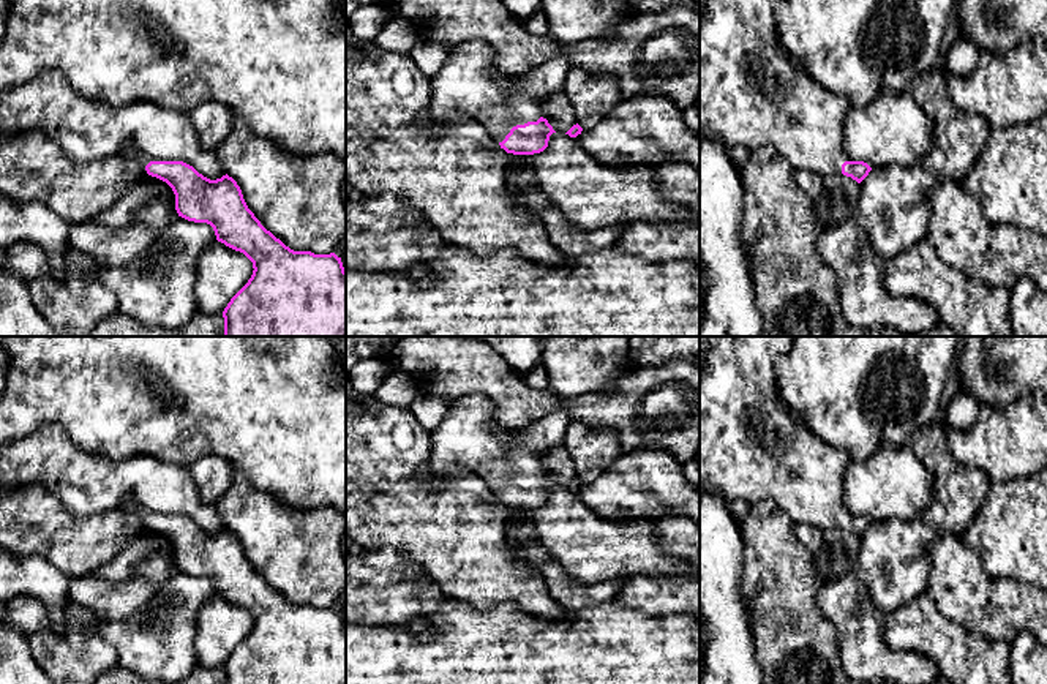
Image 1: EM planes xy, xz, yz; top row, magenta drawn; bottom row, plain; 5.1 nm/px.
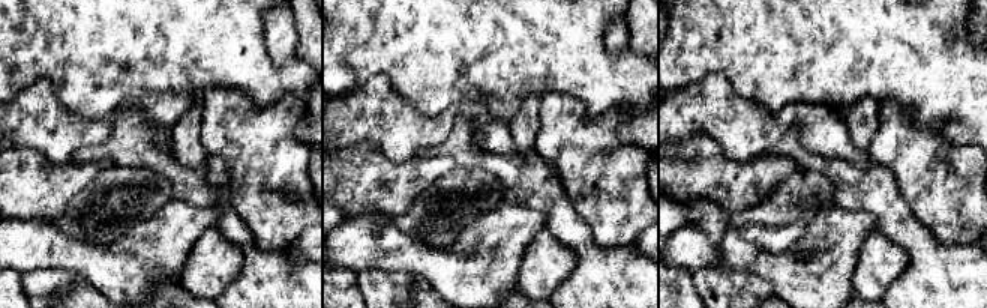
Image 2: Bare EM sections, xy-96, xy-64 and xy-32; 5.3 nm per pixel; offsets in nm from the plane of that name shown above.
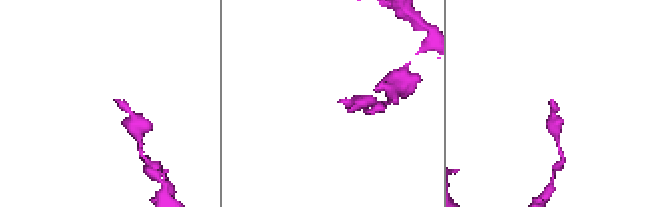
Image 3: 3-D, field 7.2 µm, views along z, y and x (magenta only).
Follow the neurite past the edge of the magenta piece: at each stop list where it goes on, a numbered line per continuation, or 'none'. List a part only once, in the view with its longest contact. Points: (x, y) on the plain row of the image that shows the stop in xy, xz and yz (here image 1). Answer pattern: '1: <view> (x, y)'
1: xz (466, 438)

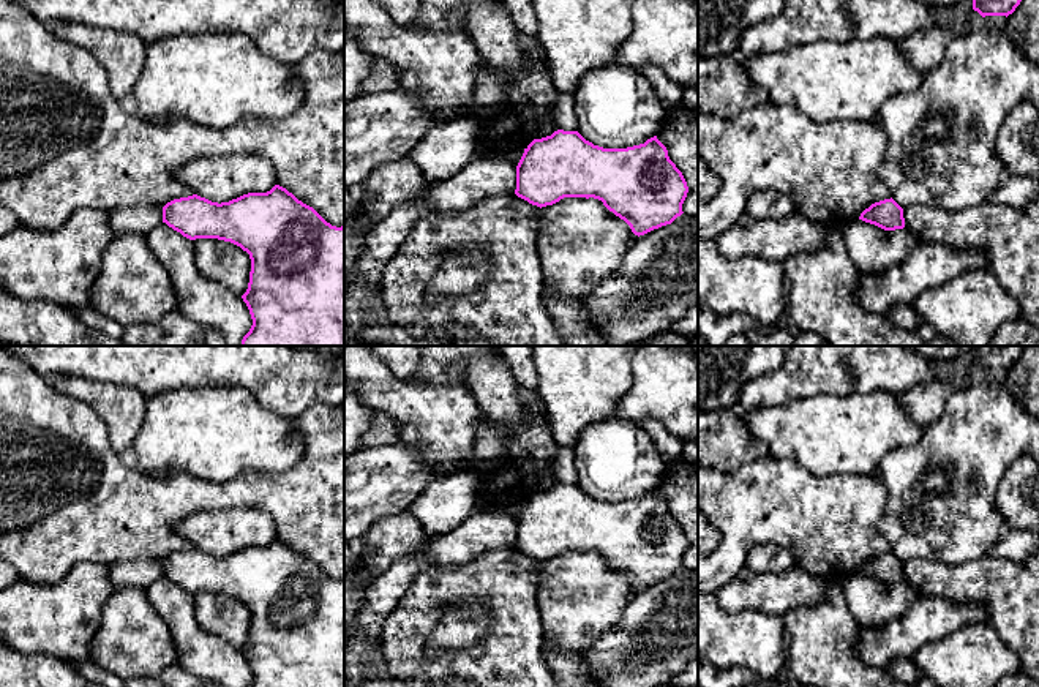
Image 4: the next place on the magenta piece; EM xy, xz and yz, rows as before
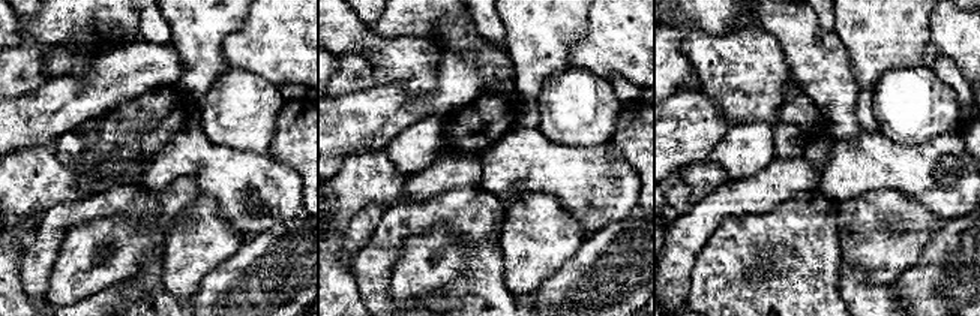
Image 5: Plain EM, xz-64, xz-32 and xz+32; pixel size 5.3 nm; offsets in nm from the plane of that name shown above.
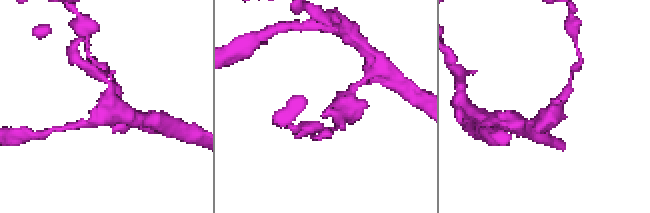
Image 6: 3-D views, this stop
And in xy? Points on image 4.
none

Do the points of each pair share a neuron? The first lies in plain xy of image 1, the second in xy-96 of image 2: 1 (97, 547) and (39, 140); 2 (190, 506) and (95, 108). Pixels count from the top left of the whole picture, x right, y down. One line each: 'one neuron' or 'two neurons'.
1: two neurons
2: two neurons

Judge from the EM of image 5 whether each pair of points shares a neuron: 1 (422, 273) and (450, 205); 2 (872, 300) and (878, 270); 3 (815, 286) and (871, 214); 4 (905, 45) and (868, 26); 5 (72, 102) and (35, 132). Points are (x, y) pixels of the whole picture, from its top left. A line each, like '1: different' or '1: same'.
1: different
2: different
3: different
4: same
5: same

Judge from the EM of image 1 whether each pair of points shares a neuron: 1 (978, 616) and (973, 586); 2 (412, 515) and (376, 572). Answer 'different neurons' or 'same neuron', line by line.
1: same neuron
2: different neurons

